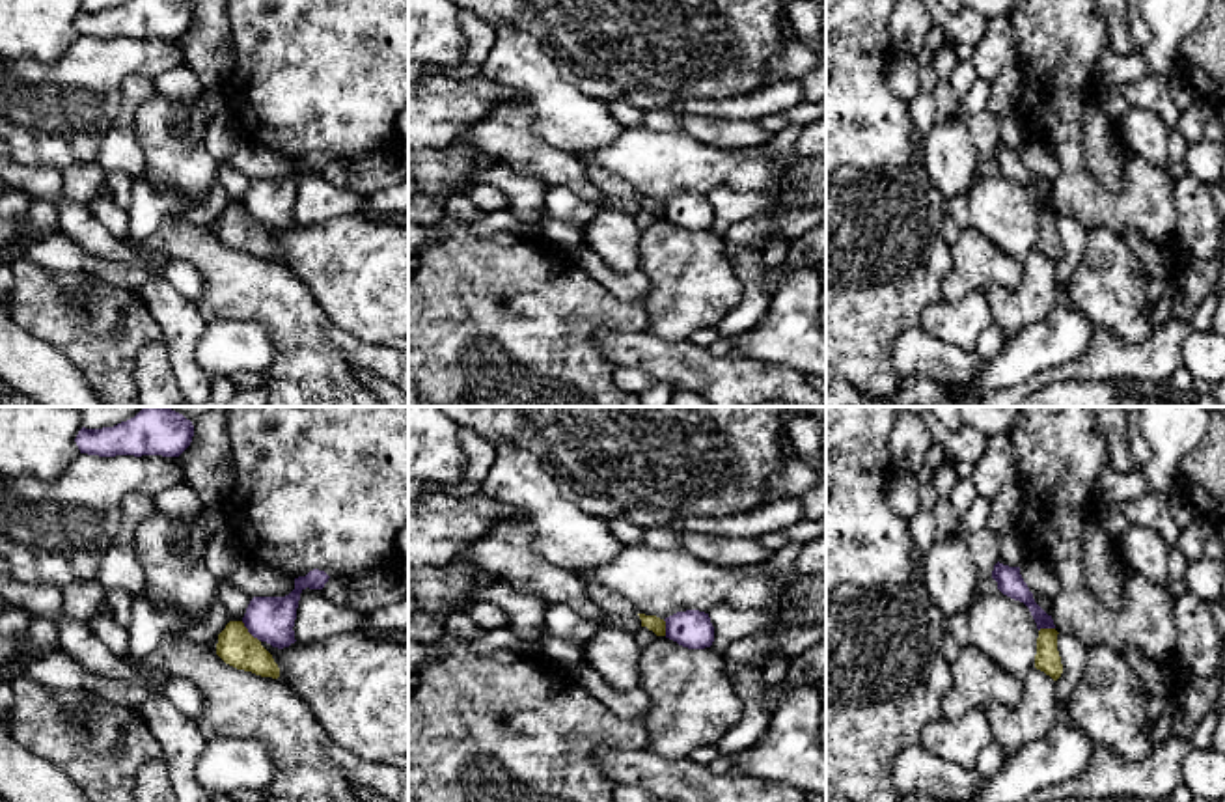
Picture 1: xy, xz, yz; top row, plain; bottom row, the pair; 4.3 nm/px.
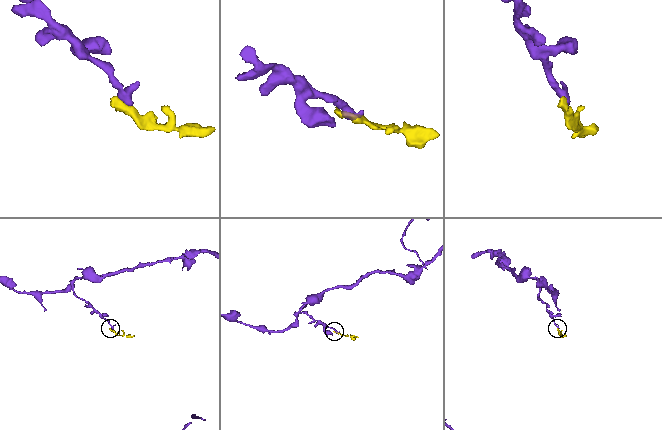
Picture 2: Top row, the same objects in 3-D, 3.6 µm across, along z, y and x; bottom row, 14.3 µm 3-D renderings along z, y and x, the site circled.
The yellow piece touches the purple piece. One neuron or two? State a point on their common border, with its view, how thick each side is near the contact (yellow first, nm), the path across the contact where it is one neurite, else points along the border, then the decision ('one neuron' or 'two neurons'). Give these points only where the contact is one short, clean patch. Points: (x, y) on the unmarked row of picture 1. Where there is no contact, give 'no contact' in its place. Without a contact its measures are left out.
contact xy (247, 213); calibres 160 and 200 nm; border xy (241, 204), (258, 222); two neurons

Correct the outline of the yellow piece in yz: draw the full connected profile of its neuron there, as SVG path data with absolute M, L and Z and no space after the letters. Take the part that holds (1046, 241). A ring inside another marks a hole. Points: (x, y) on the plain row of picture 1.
M1040 211L1037 220L1035 250L1057 263L1063 256L1061 239L1057 233L1057 213Z

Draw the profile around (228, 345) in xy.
M216 319L207 323L194 356L209 377L231 377L237 371L265 375L274 345L254 321Z

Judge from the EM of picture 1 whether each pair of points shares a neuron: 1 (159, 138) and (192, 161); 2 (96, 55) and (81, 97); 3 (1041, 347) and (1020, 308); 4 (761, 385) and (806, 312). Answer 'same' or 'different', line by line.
1: same
2: same
3: different
4: different

